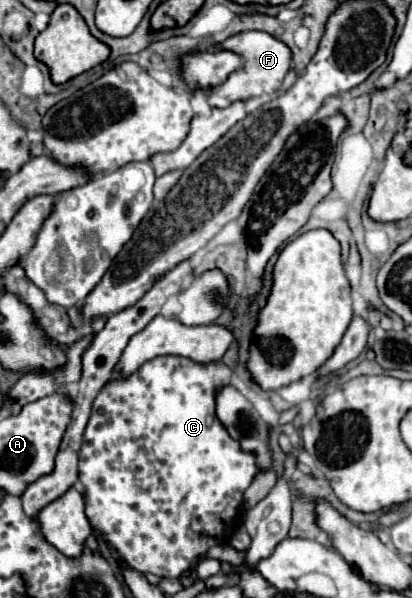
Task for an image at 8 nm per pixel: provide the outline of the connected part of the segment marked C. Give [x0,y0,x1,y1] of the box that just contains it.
[79,356,259,578]

